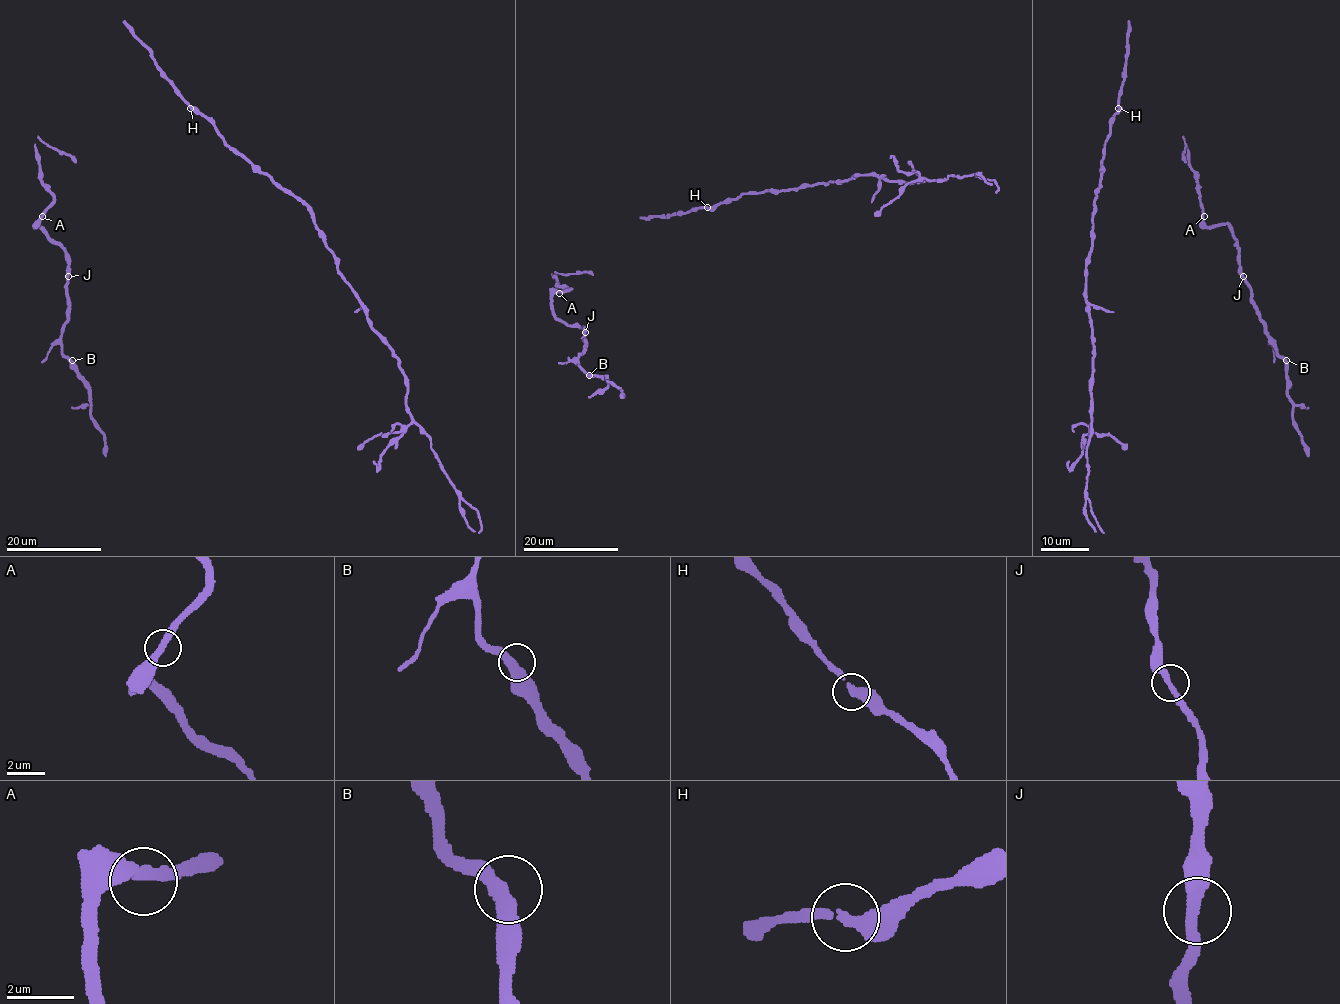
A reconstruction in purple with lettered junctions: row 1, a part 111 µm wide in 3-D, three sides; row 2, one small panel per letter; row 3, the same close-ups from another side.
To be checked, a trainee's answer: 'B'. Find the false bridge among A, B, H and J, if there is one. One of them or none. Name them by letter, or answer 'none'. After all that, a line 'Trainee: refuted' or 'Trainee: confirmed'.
none
Trainee: refuted

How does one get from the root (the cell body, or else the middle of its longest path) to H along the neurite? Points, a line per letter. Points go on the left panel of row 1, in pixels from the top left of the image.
H: (177, 92), (190, 108)

